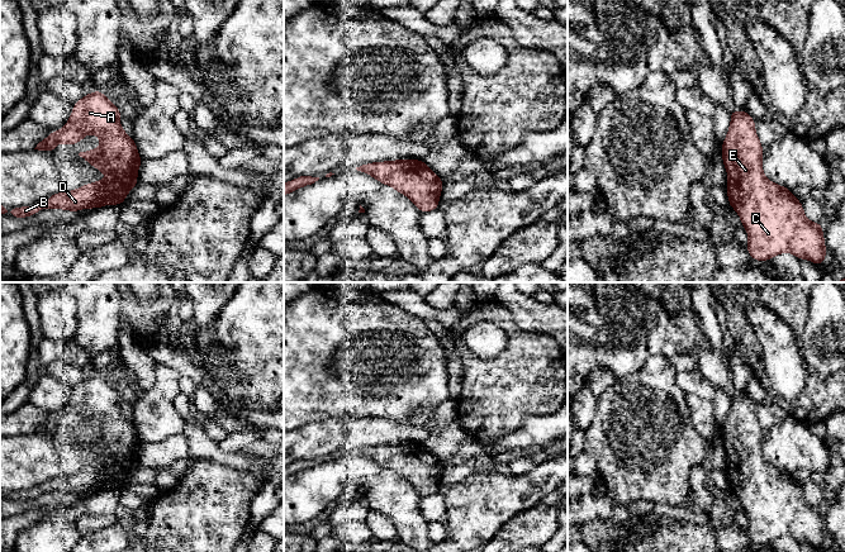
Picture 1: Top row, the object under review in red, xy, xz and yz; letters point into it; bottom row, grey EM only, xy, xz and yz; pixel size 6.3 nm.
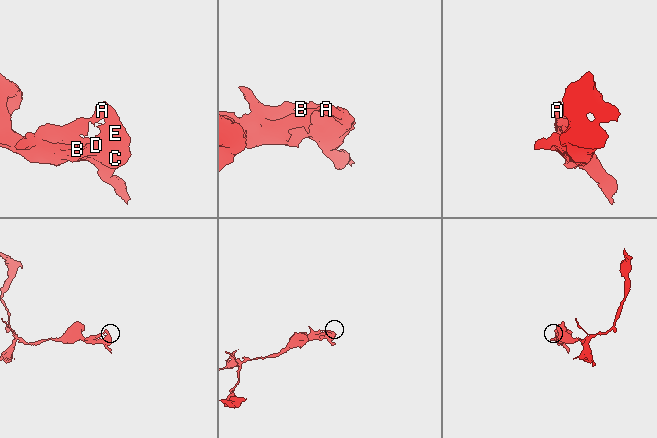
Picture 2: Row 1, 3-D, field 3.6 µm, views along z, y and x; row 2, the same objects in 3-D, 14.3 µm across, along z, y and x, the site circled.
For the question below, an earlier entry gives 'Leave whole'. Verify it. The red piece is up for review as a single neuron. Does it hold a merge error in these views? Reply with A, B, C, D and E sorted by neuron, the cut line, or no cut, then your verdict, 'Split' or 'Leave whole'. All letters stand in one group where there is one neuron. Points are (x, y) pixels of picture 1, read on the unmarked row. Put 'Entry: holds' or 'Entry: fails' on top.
Entry: holds
Groups: A B C D E. No split. Leave whole

